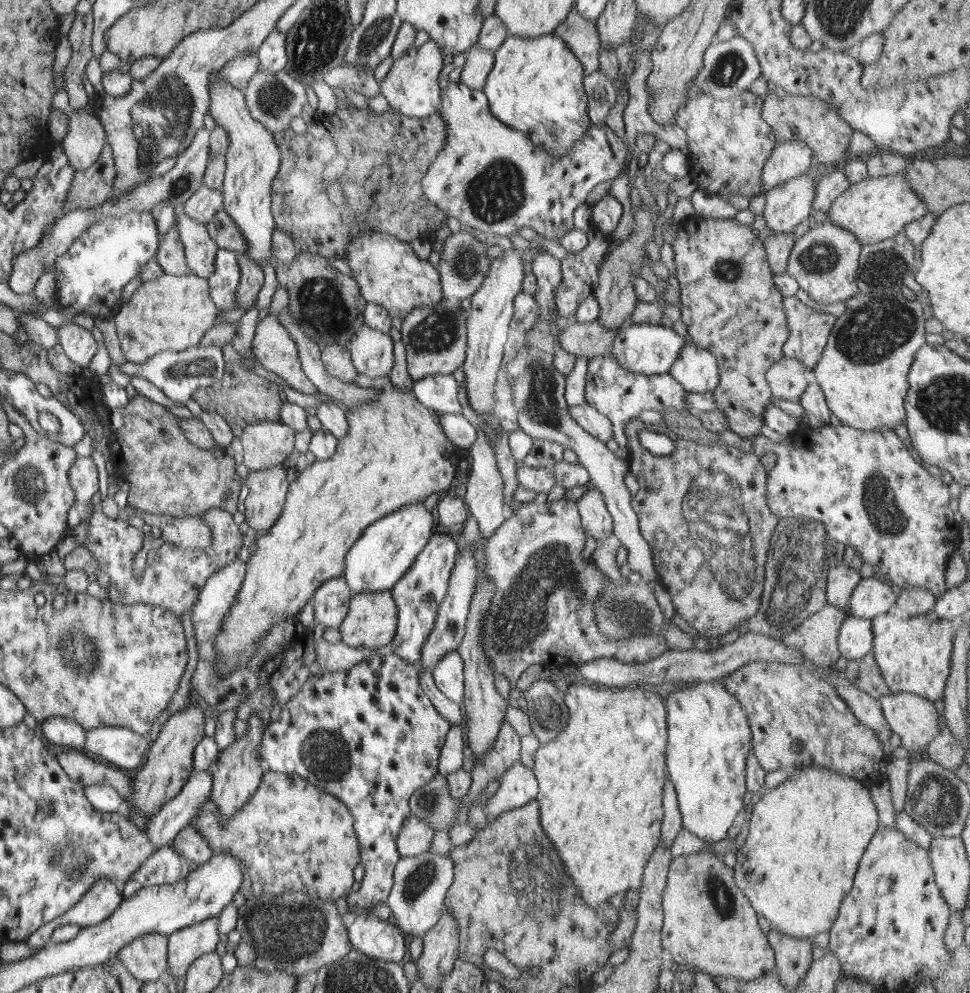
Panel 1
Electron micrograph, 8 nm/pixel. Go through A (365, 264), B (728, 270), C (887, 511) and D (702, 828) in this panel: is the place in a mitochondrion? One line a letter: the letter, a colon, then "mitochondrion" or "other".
A: mitochondrion
B: mitochondrion
C: mitochondrion
D: other

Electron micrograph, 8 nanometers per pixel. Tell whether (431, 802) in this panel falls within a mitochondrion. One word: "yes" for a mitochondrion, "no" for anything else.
yes

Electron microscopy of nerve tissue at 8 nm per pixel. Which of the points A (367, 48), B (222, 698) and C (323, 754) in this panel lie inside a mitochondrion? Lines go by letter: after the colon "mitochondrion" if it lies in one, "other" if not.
A: mitochondrion
B: other
C: mitochondrion

